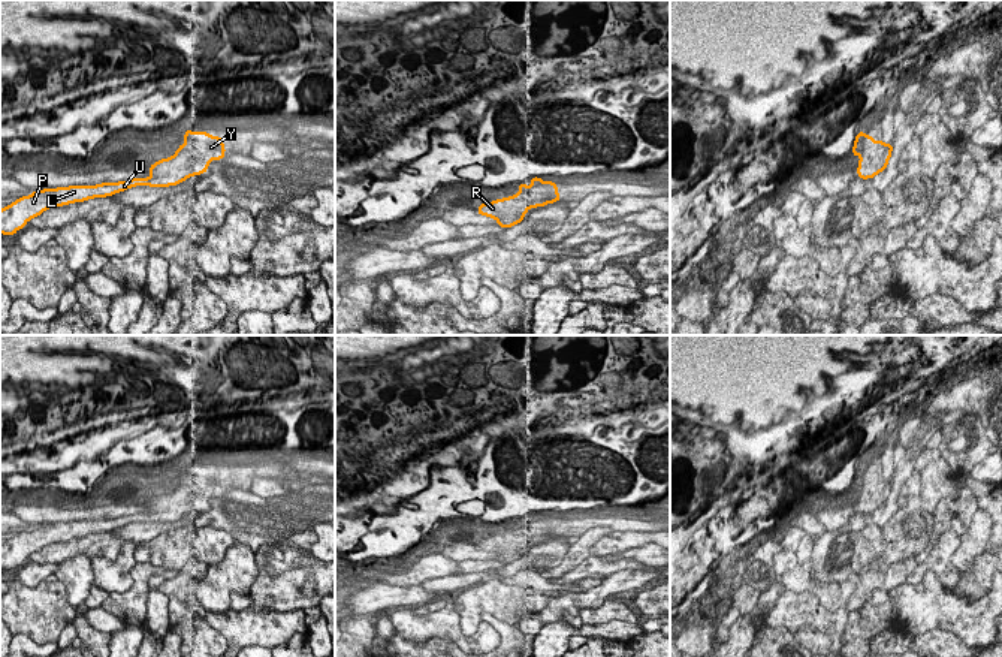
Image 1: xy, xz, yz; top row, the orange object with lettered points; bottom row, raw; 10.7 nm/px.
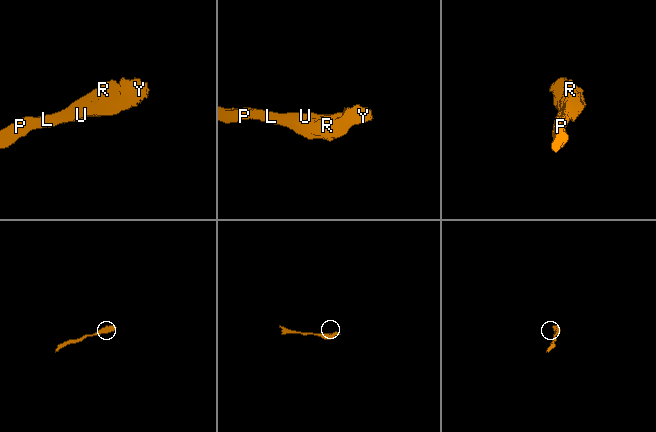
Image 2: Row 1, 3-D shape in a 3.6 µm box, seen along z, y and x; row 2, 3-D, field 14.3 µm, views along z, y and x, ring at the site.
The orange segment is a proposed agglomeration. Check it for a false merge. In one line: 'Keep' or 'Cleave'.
Keep

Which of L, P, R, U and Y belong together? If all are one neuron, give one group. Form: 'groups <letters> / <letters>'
groups L P R U Y

